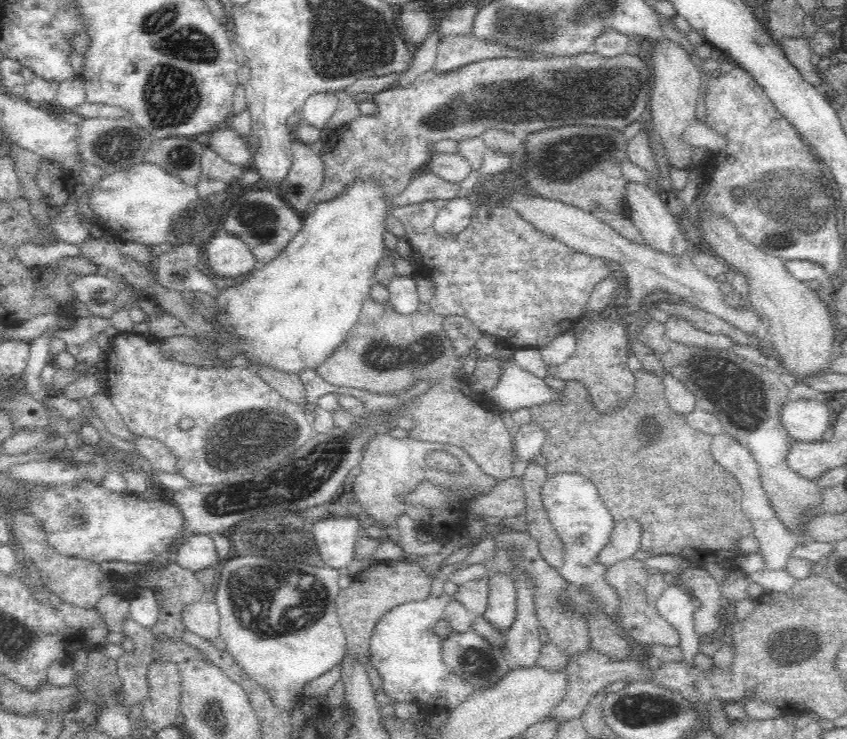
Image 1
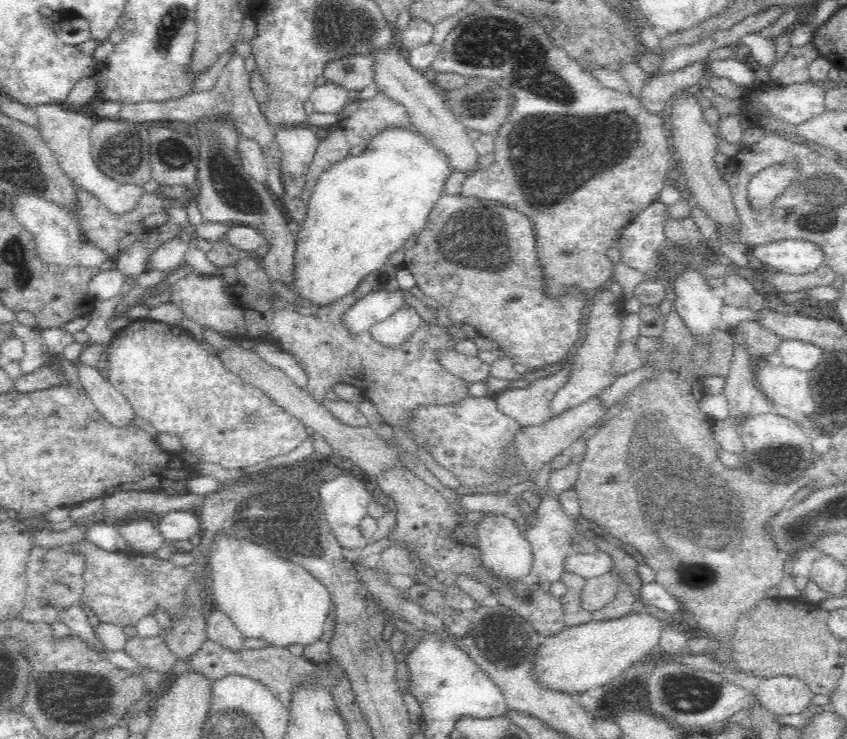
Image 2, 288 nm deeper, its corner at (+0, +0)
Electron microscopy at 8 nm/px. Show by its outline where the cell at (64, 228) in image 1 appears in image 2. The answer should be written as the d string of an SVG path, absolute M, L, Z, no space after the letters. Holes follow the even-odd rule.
M40 104L34 106L34 114L36 114L36 132L42 140L42 144L52 152L52 156L58 160L60 168L64 170L64 174L72 180L72 184L76 188L80 188L82 192L88 192L92 196L96 196L98 200L102 200L102 204L108 206L110 212L114 214L134 214L136 206L138 206L138 198L146 192L142 186L136 184L122 184L114 178L110 178L108 174L104 174L100 170L100 166L96 164L94 156L92 156L92 138L90 138L90 130L96 124L94 118L88 118L80 112L70 112L70 110L62 110L60 104Z

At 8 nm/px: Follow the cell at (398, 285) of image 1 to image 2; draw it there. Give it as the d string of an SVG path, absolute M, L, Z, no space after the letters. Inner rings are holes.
M404 304L388 320L372 326L370 334L382 346L400 346L420 328L420 324L422 324L422 318L416 314L416 310Z

